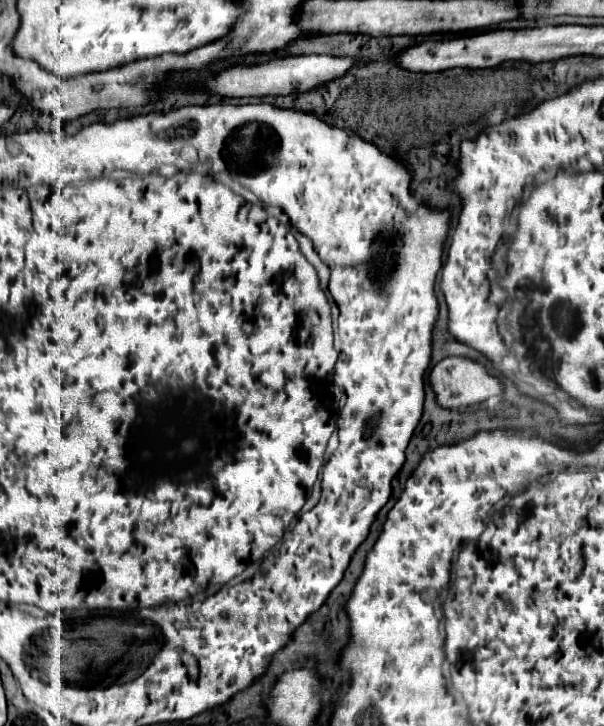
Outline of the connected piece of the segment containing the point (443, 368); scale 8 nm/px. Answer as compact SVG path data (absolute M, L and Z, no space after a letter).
M444 358L428 374L428 382L436 394L436 404L448 410L462 410L480 404L492 396L502 396L502 384L498 378L490 376L486 368L468 358Z

